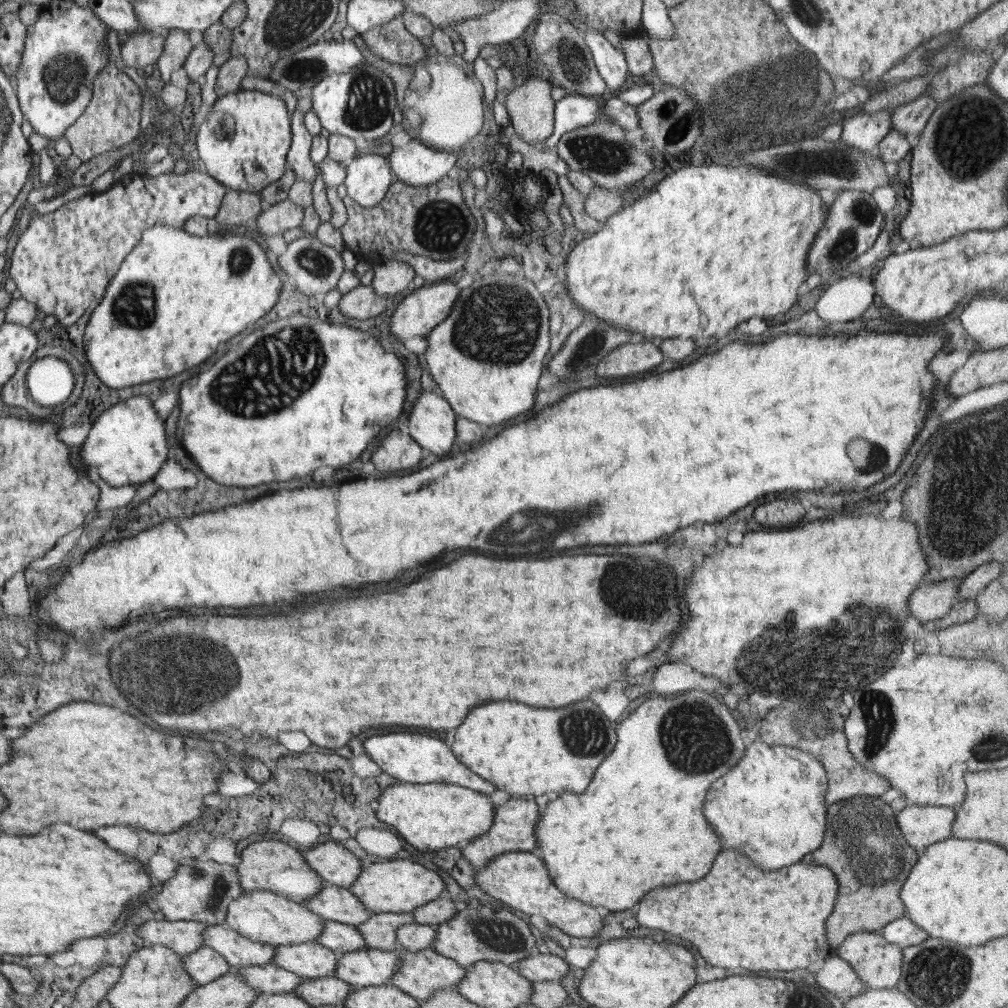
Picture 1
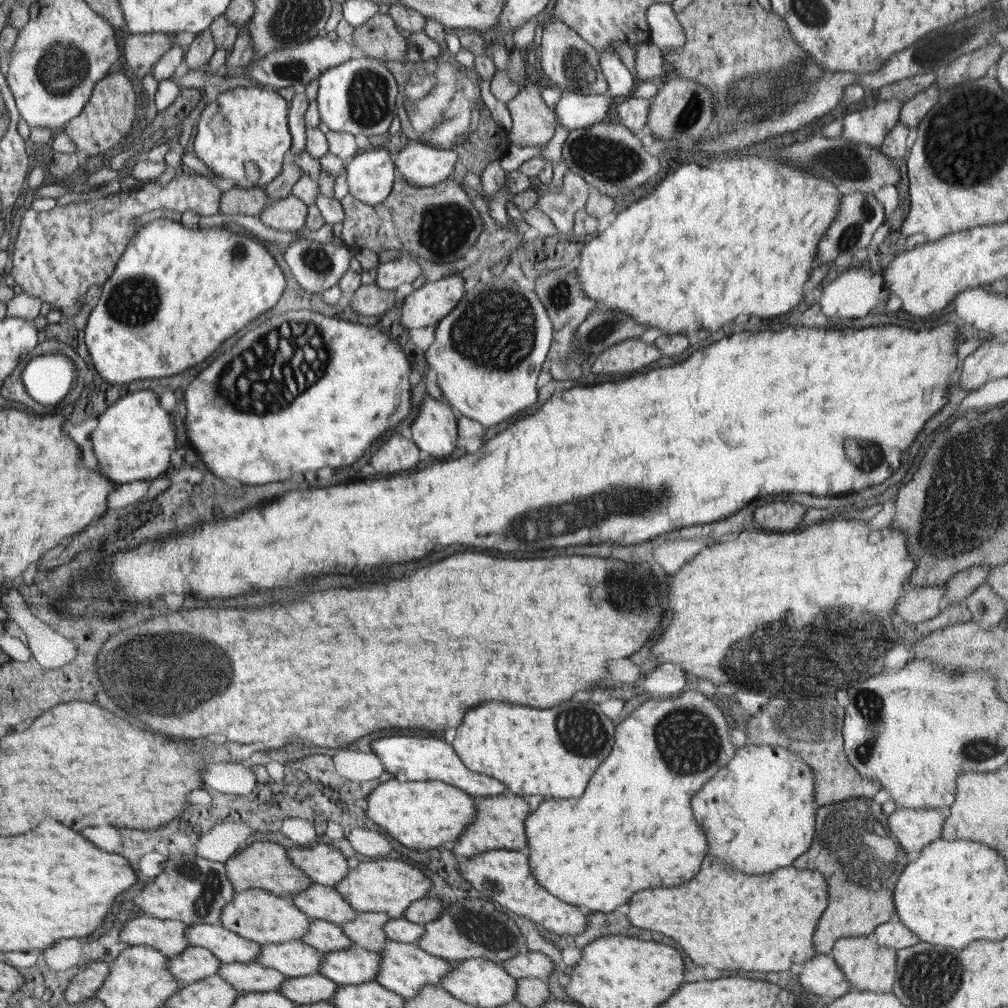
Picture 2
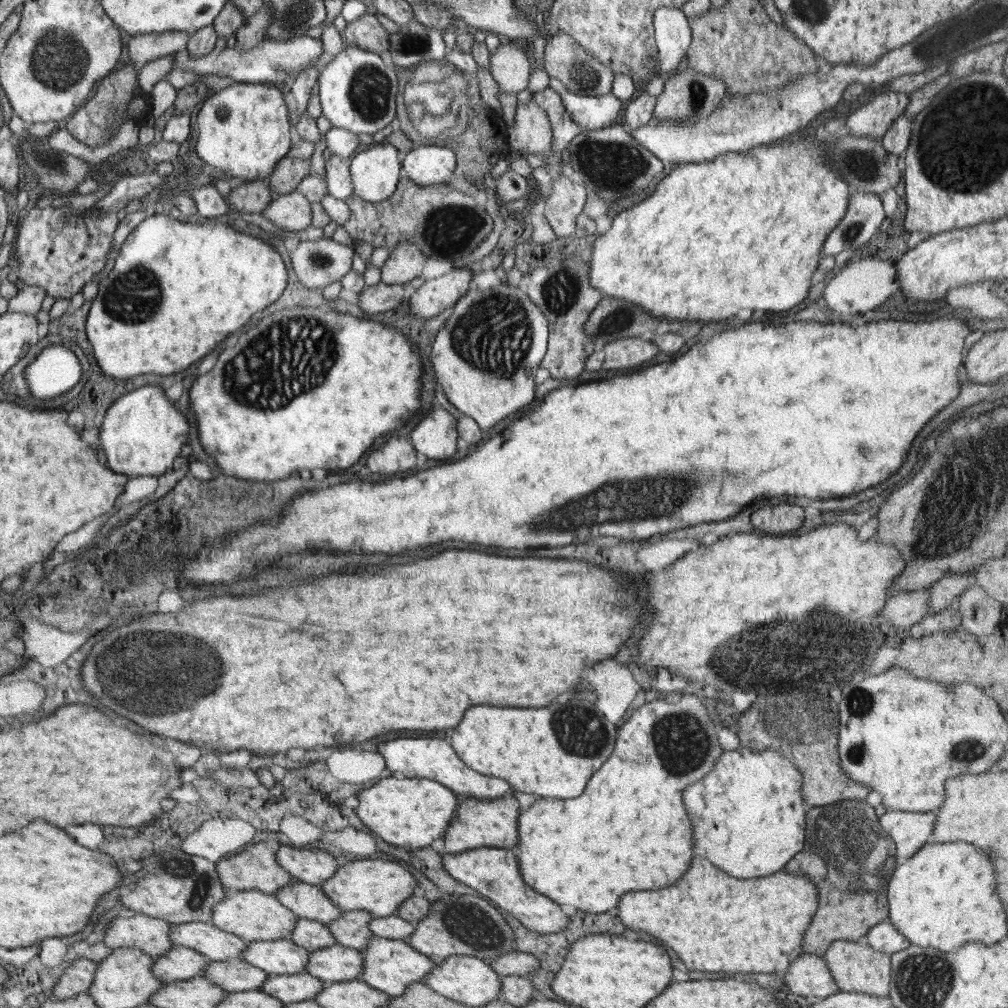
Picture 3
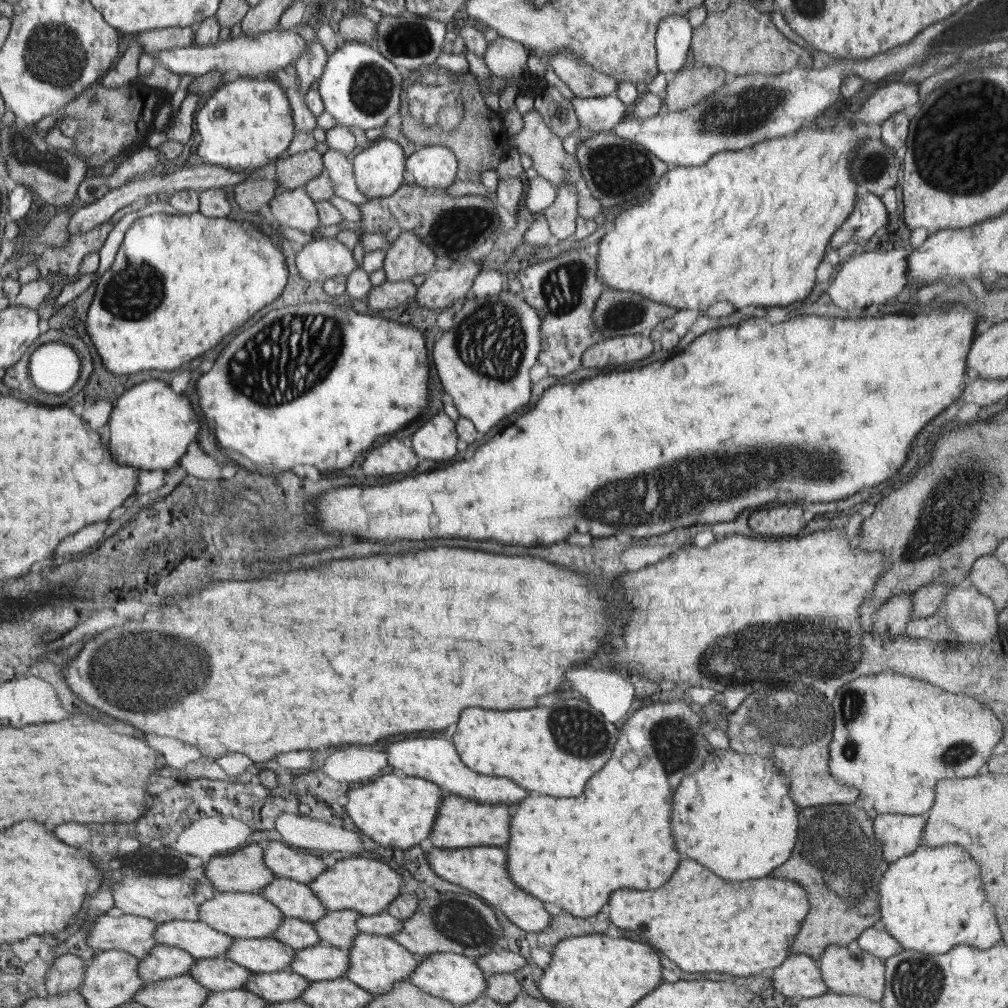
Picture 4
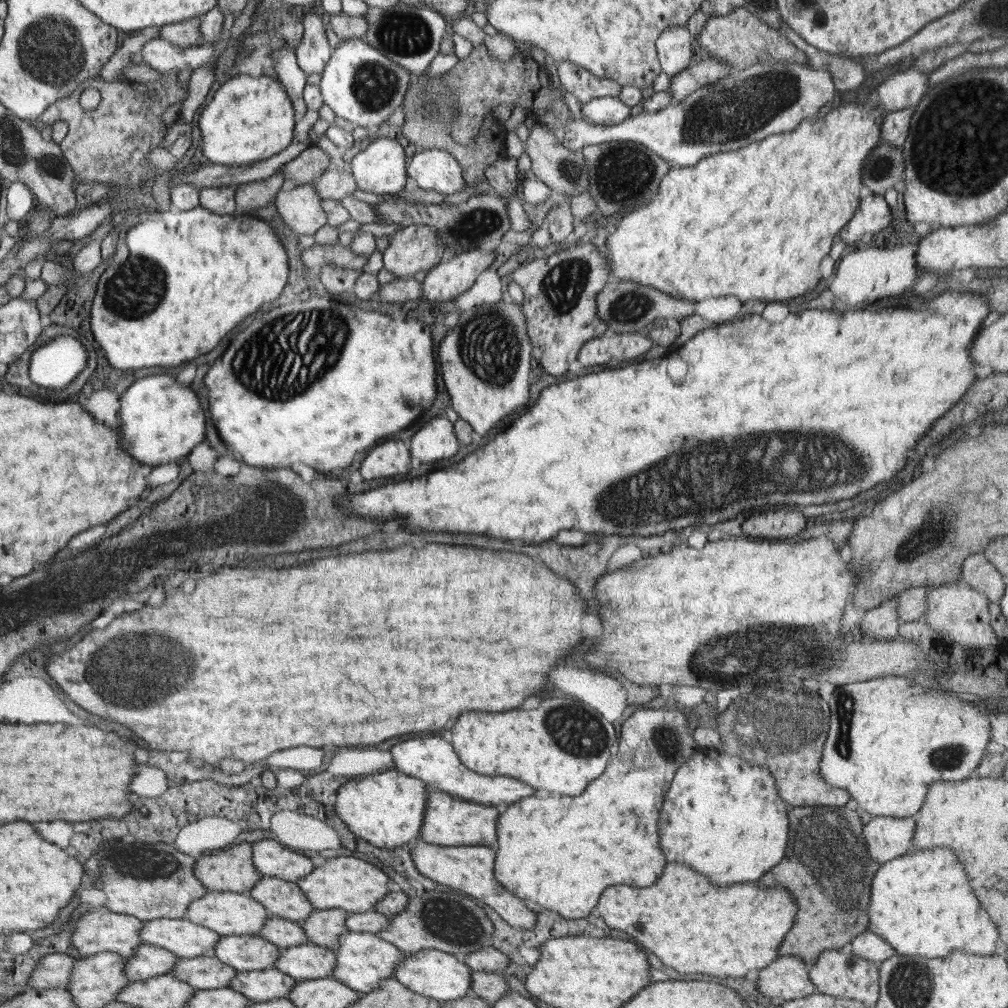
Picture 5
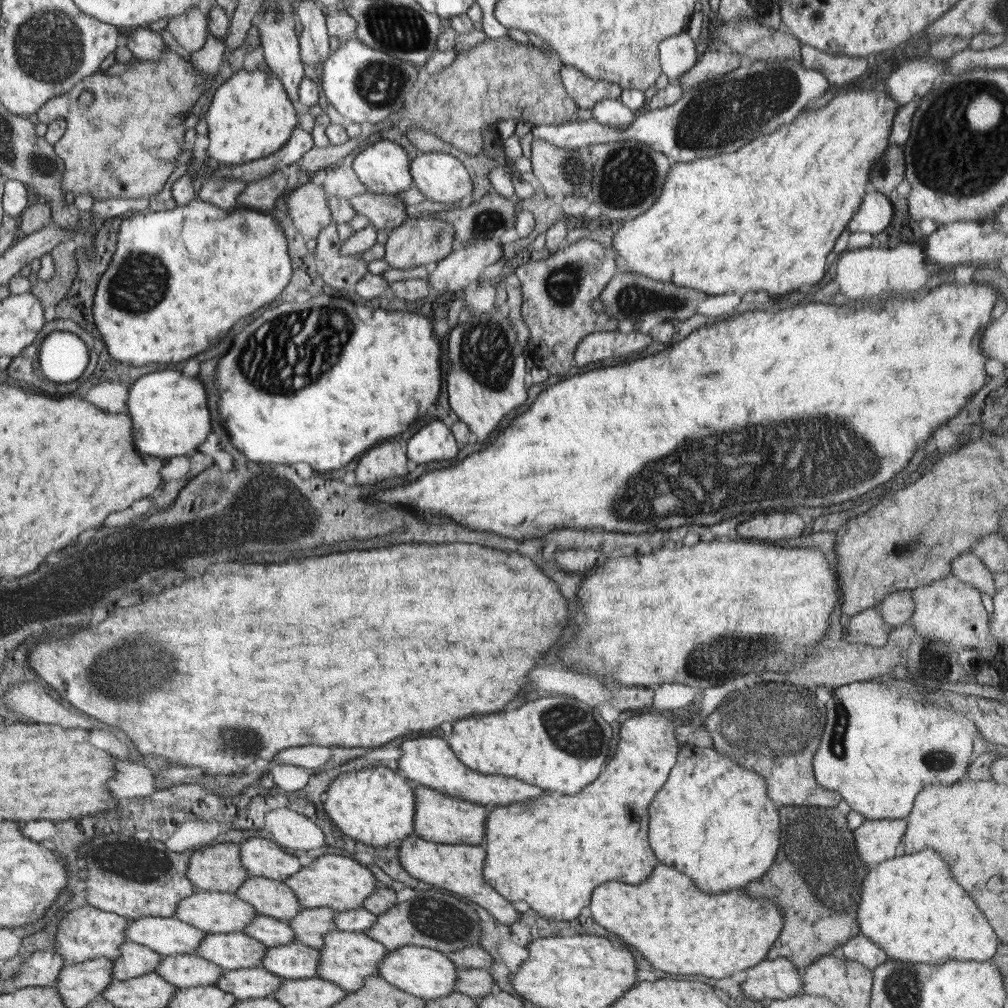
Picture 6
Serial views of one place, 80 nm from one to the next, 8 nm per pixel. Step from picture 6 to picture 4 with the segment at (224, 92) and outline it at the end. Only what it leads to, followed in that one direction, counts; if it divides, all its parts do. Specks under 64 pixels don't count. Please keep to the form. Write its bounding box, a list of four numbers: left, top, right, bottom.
[196,77,294,173]

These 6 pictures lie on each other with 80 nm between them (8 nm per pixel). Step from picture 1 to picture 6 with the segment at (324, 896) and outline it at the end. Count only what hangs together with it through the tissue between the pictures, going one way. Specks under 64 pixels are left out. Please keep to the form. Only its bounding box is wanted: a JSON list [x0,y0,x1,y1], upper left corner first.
[234,876,304,921]

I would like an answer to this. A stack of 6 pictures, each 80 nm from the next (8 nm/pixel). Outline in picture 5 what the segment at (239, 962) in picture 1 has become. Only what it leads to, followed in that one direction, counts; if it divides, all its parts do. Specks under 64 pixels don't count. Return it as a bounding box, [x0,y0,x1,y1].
[141,918,221,958]

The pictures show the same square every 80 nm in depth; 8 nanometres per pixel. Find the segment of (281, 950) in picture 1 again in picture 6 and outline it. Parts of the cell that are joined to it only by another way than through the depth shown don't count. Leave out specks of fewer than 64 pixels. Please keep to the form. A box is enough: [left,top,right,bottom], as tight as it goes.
[194,931,266,972]

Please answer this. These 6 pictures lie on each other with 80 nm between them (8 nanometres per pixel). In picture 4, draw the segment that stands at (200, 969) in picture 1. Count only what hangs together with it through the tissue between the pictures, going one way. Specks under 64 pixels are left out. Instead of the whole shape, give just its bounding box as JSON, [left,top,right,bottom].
[138,944,198,982]

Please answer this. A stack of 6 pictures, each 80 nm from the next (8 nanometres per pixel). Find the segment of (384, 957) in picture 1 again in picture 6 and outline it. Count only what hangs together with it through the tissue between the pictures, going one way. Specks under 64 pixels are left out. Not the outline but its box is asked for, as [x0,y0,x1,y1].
[260,943,320,979]

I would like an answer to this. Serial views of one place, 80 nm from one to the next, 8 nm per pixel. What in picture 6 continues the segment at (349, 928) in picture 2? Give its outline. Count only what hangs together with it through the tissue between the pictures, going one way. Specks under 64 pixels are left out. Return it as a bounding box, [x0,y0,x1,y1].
[288,907,337,949]

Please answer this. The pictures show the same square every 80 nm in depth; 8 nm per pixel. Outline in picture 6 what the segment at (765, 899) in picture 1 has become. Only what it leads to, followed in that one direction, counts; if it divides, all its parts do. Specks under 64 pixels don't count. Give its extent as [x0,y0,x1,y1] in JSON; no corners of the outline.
[589,864,784,980]

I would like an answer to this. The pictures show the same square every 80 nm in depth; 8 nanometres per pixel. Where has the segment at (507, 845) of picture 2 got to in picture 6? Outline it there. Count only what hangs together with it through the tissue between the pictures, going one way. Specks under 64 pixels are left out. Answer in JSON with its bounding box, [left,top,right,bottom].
[414,786,489,845]

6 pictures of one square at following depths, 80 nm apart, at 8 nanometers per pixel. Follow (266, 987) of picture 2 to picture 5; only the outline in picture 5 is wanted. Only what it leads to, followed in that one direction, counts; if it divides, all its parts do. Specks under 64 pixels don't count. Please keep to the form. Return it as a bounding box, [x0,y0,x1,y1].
[168,955,238,990]

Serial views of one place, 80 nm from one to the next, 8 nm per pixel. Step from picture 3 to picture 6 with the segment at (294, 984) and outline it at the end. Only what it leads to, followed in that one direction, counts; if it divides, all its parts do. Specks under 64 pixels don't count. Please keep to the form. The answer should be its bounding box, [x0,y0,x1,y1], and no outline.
[216,966,284,1001]

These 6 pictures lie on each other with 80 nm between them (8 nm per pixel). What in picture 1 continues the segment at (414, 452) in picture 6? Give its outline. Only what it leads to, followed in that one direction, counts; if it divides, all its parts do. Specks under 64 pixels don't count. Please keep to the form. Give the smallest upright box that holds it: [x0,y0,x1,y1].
[408,391,457,454]

